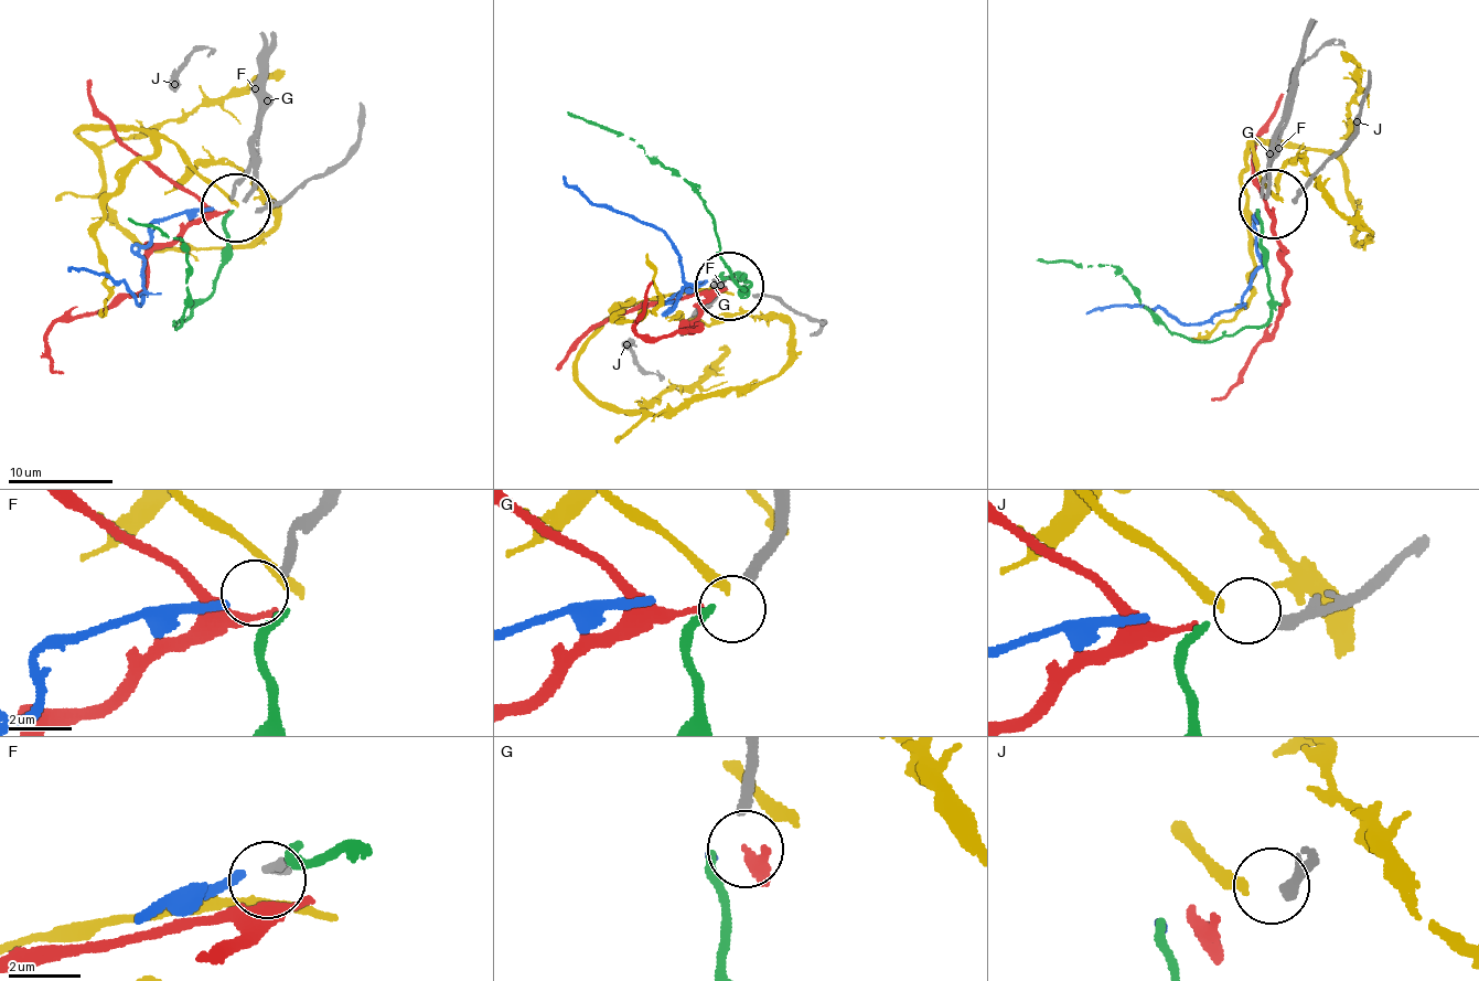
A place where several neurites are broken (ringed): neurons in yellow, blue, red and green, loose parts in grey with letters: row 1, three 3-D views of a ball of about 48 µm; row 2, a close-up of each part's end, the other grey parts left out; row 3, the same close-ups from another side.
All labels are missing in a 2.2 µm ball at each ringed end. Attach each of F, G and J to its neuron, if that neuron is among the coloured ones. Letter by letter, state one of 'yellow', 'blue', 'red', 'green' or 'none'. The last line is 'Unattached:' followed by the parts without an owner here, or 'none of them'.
F: blue
G: none
J: yellow
Unattached: G

